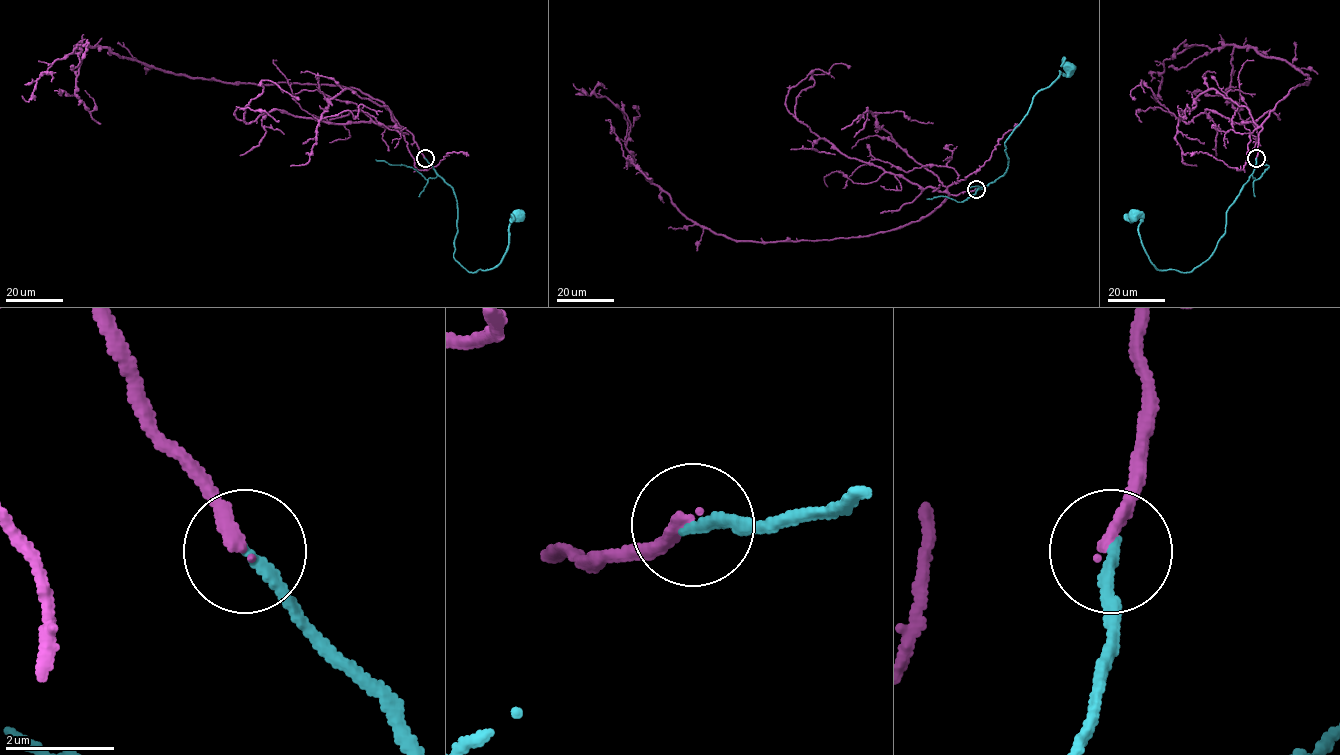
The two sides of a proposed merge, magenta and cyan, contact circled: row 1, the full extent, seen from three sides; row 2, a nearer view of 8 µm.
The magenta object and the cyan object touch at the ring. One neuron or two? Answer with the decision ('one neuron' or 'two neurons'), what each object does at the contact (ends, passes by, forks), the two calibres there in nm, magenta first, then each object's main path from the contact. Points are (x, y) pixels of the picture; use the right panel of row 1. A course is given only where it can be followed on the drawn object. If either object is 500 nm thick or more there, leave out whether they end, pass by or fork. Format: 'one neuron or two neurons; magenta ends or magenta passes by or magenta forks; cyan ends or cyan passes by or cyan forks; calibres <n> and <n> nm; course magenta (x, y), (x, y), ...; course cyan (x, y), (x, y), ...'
two neurons; magenta ends; cyan ends; calibres 240 and 200 nm; course magenta (1256, 158), (1262, 122), (1309, 80), (1287, 61), (1254, 47), (1191, 45), (1163, 61), (1157, 101), (1150, 96); course cyan (1256, 158), (1226, 212), (1225, 233), (1191, 271), (1151, 263), (1138, 231), (1142, 217), (1134, 213)

